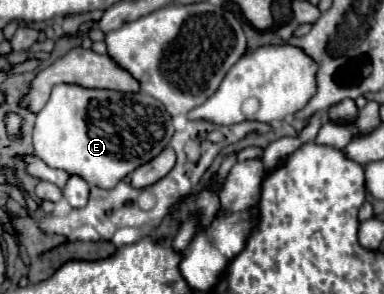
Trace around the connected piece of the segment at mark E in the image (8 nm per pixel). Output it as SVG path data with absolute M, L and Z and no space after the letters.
M73 83L55 85L49 101L37 113L35 129L33 129L33 145L37 157L41 157L49 167L63 169L67 173L81 175L89 185L101 185L103 189L111 189L117 181L125 179L133 169L151 161L157 153L161 153L173 135L171 115L165 107L149 97L147 93L119 93L107 89L87 89Z

